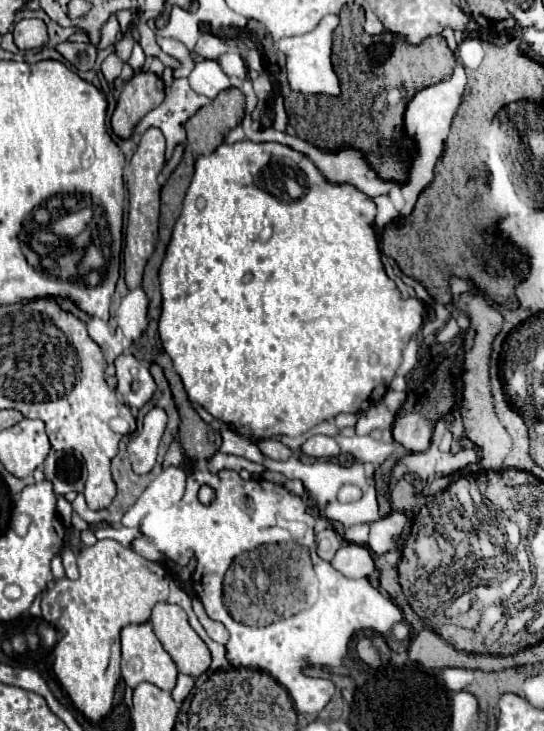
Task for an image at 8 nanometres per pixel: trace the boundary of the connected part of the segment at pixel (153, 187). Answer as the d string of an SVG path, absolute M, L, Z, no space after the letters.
M150 129L142 135L140 145L130 161L126 187L128 187L128 227L126 227L126 247L124 247L124 269L126 269L126 285L128 289L136 289L142 285L142 273L146 261L154 253L158 241L158 217L160 217L160 185L158 175L164 167L164 139L158 129Z

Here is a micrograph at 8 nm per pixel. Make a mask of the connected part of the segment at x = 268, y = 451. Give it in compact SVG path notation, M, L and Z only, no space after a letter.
M258 441L258 445L262 447L262 453L272 457L272 459L286 461L286 459L292 457L292 449L286 447L284 443L280 443L280 441Z

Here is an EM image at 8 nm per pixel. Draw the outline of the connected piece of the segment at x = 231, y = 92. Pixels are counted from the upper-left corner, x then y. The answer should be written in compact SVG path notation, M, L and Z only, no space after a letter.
M230 87L222 91L210 105L202 107L194 119L186 123L186 155L210 155L222 145L224 135L240 125L244 119L244 95L240 89Z

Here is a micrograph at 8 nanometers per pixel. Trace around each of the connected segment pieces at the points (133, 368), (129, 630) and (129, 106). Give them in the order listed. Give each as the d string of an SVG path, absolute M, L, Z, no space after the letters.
M120 355L114 365L116 365L116 379L118 379L116 389L122 395L124 403L136 409L144 407L144 403L156 391L148 365L144 361L138 361L134 355Z
M150 623L128 625L122 629L122 677L130 689L140 683L152 683L164 691L172 691L178 679L178 667L156 639Z
M138 73L134 75L122 89L118 97L118 105L112 113L112 131L120 139L128 139L138 125L138 121L158 107L164 99L162 79L154 73Z

